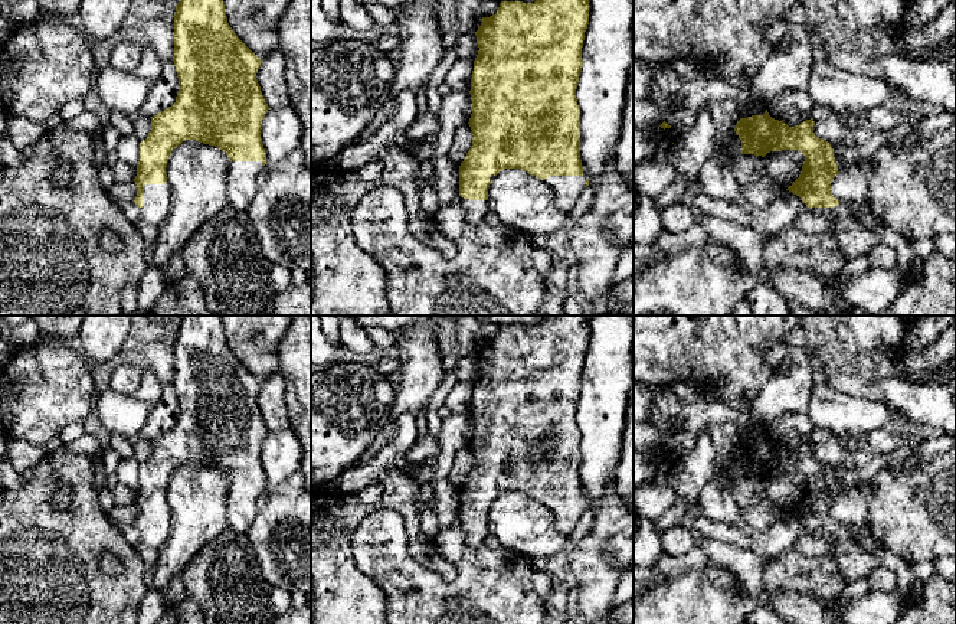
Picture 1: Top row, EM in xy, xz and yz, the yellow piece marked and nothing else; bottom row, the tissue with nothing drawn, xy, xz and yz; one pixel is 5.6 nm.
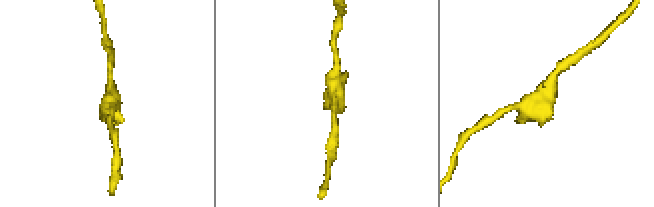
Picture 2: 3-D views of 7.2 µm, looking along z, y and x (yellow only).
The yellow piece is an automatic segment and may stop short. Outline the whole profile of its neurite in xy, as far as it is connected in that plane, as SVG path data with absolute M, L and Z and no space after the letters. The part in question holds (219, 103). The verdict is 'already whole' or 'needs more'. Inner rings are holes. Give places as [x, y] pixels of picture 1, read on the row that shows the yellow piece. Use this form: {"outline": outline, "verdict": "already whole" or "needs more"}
{"outline": "M179 0L174 17L174 56L173 62L179 78L176 102L151 117L151 131L140 143L140 161L134 179L137 196L134 203L140 208L140 219L158 228L167 218L171 206L171 189L167 183L167 161L171 151L186 140L196 140L225 151L230 160L226 179L227 206L246 212L258 190L256 176L268 163L261 138L262 120L269 107L256 79L261 66L258 58L232 30L227 23L223 0Z", "verdict": "needs more"}

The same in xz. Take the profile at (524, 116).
{"outline": "M536 0L534 3L501 1L495 14L482 17L475 32L478 55L471 78L472 146L459 166L459 196L465 222L484 222L488 210L488 187L505 169L521 169L541 179L554 192L554 203L563 213L576 205L589 180L580 160L580 108L576 89L582 72L582 48L589 24L589 0Z", "verdict": "needs more"}

